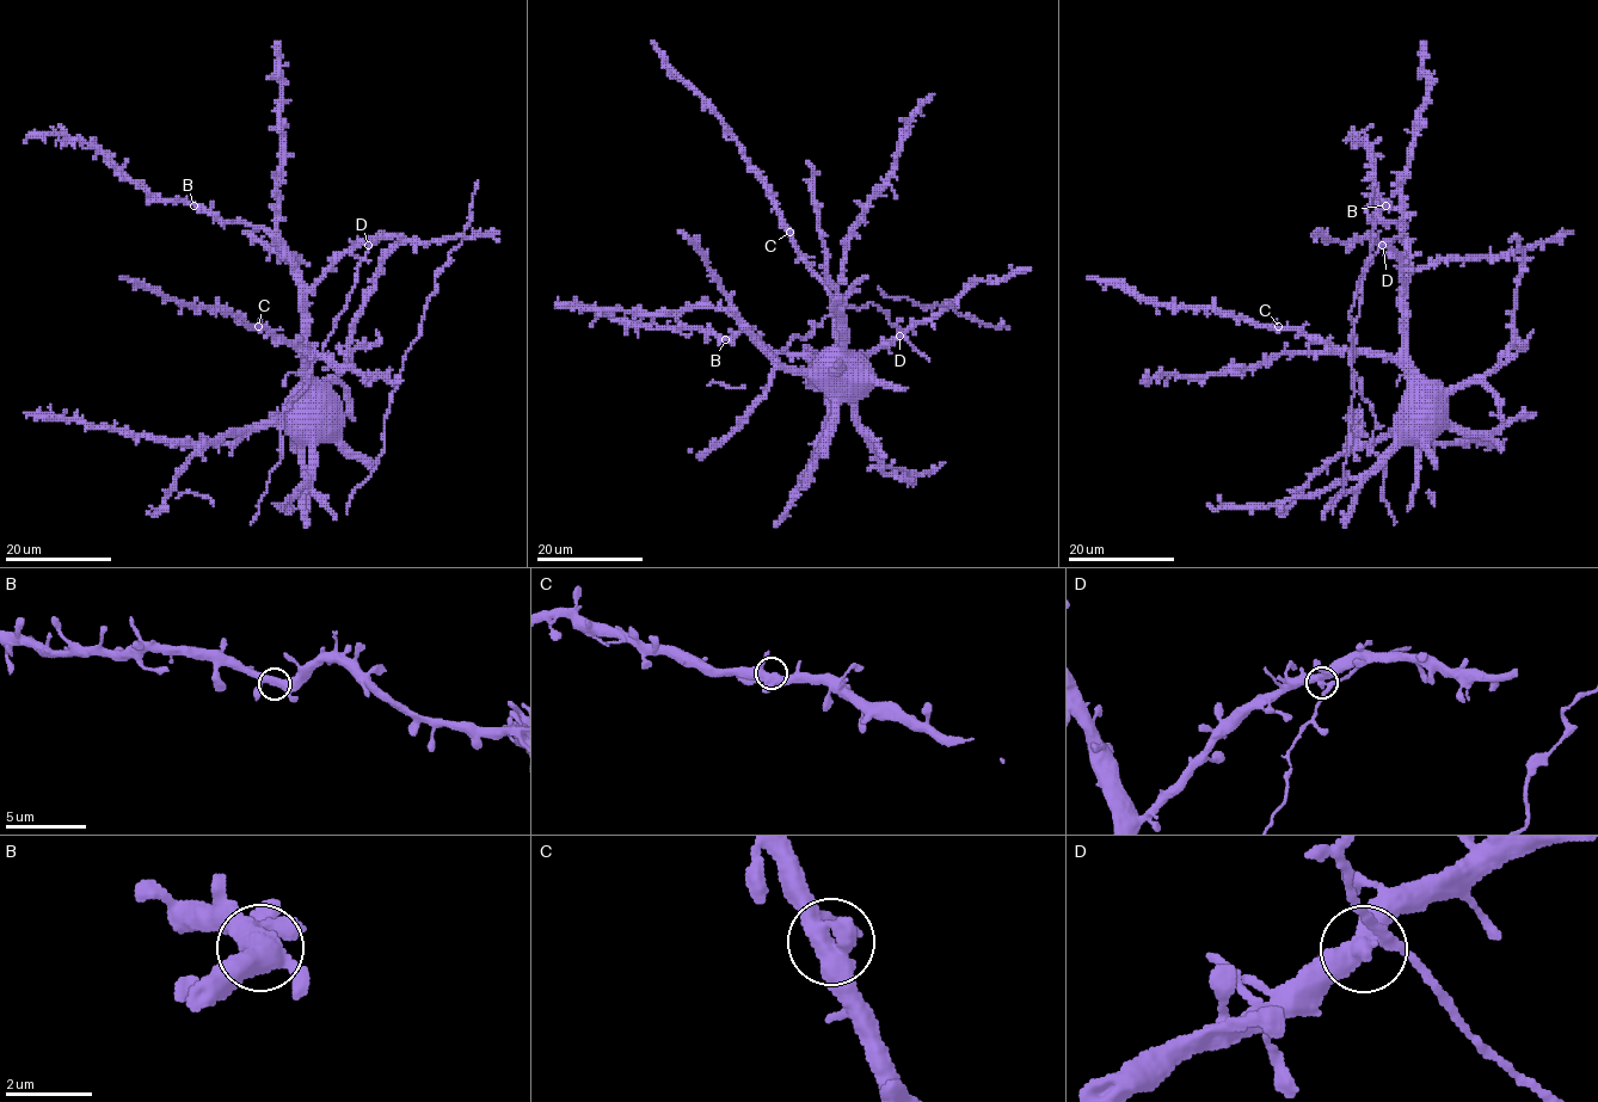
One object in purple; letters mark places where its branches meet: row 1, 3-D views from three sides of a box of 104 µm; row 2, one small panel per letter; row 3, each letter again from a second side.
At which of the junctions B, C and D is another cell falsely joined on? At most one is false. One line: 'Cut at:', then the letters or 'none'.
Cut at: none

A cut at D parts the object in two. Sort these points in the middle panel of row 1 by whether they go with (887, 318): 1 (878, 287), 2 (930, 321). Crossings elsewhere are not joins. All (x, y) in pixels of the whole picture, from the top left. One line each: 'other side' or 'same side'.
1: other side
2: other side

